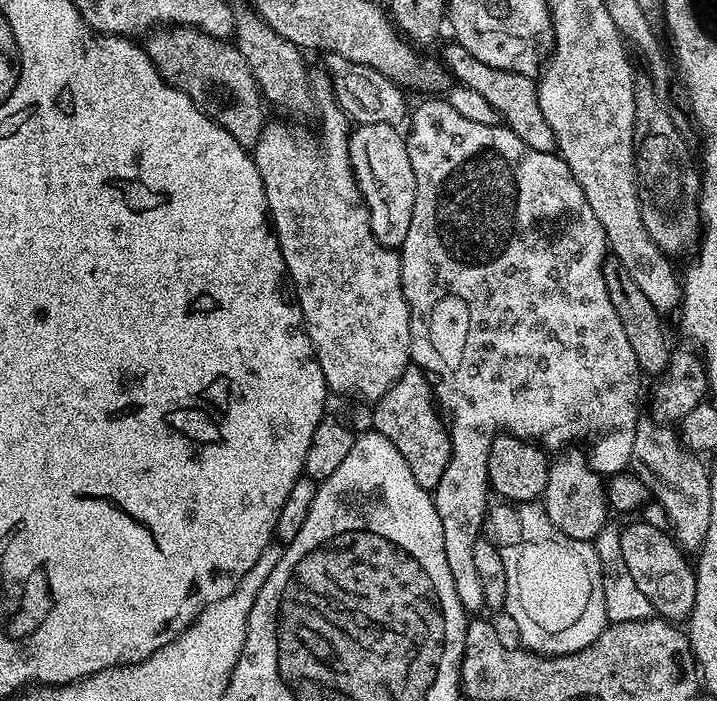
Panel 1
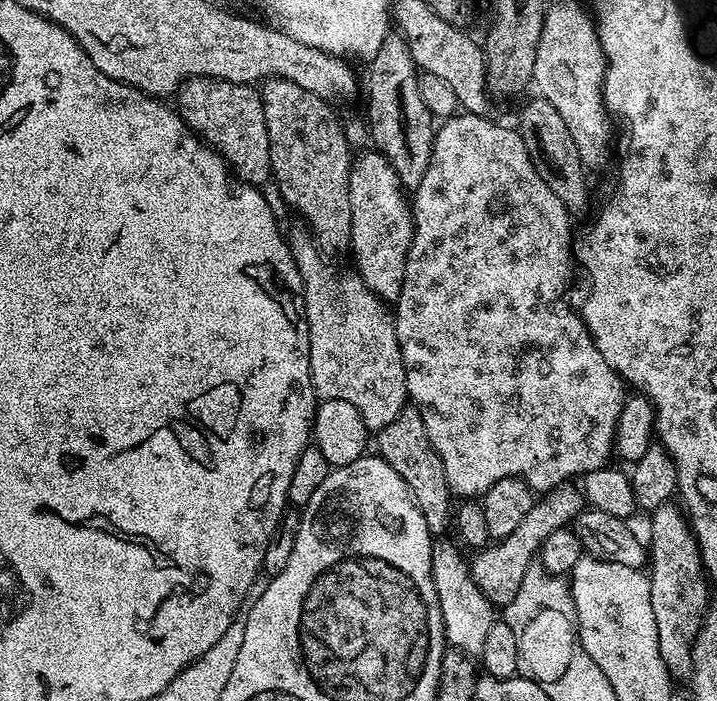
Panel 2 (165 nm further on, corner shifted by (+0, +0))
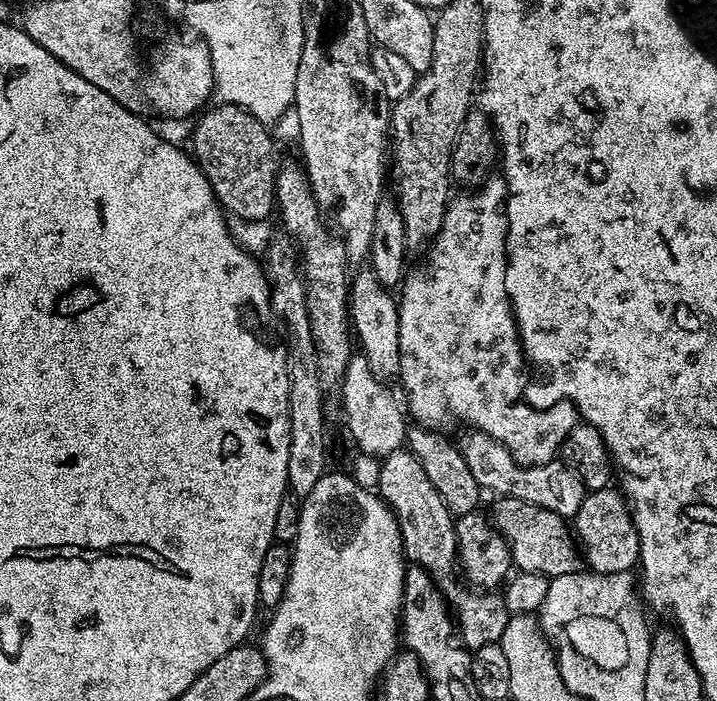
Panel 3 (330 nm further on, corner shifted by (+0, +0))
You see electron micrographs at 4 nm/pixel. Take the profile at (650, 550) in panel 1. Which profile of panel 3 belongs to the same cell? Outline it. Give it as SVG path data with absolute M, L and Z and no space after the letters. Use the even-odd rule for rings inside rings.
M500 496L490 511L490 519L508 539L513 565L521 572L541 572L546 577L574 574L585 567L585 557L569 521L552 510L531 505L520 498Z

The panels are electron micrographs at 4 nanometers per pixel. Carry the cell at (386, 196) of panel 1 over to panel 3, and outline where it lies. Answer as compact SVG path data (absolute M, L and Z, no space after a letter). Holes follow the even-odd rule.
M360 270L351 279L348 296L348 311L352 322L352 332L358 341L359 351L366 358L370 370L382 382L388 382L400 374L400 335L398 334L398 318L400 310L398 300L389 289L378 282L378 278L370 270Z

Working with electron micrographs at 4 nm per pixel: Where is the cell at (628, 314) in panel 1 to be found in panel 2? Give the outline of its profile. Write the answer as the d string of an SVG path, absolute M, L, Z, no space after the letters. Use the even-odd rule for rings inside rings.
M539 96L526 103L516 122L517 131L523 139L523 144L527 148L539 176L550 190L557 195L558 200L567 208L568 215L573 219L585 218L589 215L590 196L586 184L586 169L581 162L577 146L570 136L570 130L566 127L561 114L550 102Z

